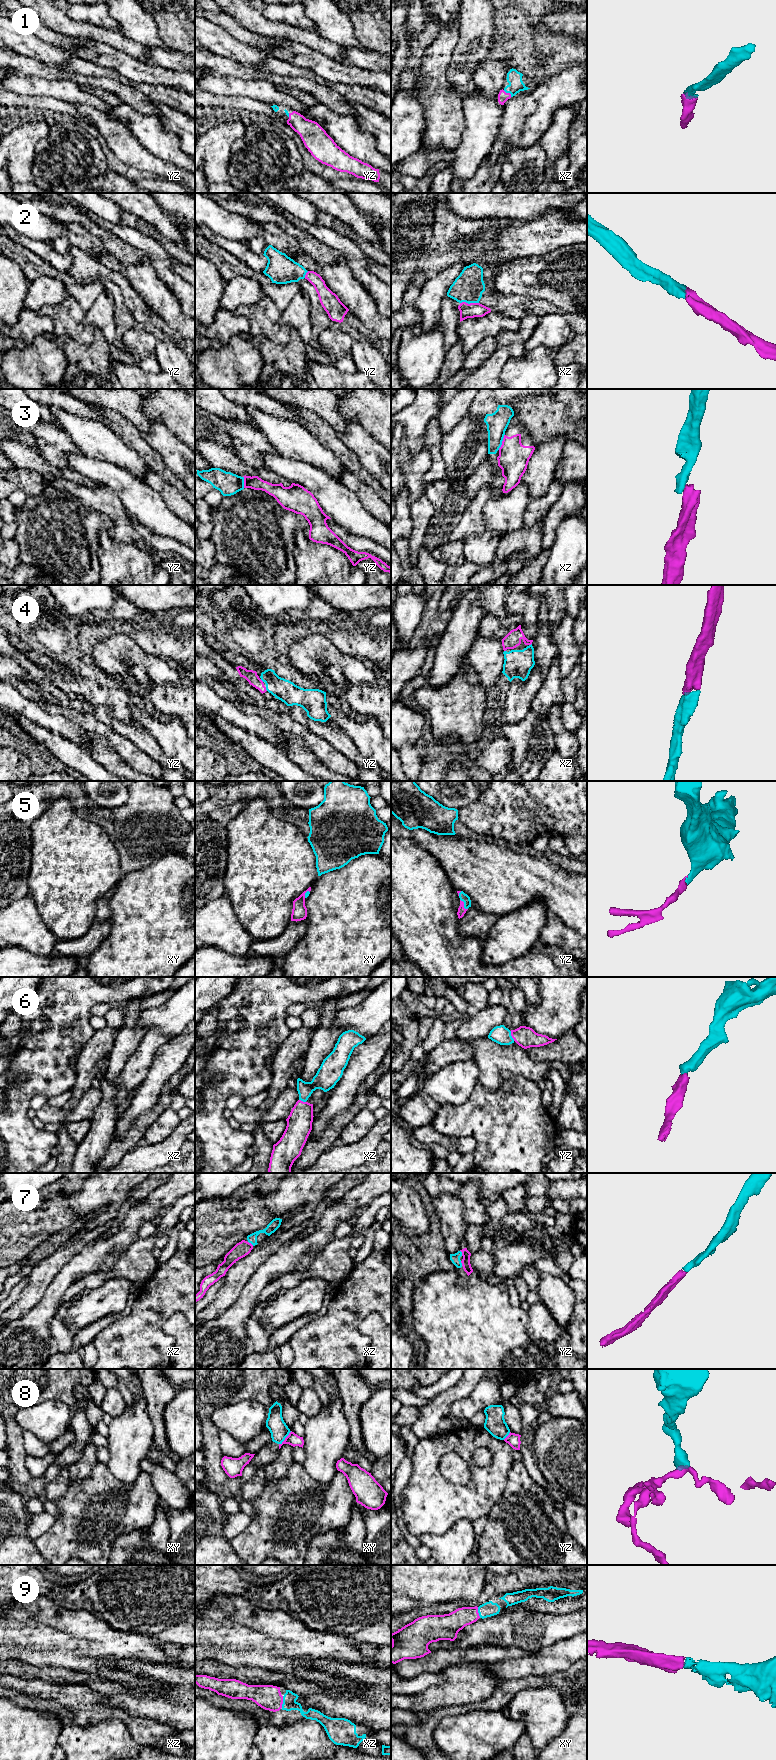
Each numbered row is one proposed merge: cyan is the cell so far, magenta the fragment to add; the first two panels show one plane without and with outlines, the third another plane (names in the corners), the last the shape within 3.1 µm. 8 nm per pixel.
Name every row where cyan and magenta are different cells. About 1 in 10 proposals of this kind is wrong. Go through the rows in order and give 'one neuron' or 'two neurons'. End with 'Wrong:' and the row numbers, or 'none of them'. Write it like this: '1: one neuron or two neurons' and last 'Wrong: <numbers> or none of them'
1: one neuron
2: one neuron
3: two neurons
4: one neuron
5: one neuron
6: one neuron
7: one neuron
8: two neurons
9: one neuron
Wrong: 3, 8

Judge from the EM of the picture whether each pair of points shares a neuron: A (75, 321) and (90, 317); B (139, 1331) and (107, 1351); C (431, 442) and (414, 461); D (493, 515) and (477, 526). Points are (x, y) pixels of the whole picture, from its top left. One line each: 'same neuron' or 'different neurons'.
A: different neurons
B: same neuron
C: different neurons
D: different neurons

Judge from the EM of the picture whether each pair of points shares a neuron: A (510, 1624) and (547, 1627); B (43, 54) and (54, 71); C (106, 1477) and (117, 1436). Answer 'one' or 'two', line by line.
A: one
B: two
C: two

